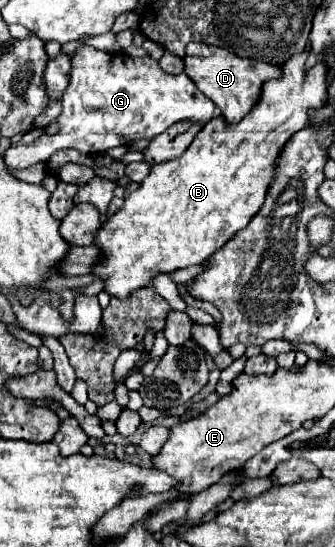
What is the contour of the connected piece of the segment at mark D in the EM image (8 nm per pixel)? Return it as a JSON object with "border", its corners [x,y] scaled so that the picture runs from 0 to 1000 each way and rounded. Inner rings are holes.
{"border":[[[576,77],[558,88],[552,135],[582,150],[582,157],[624,183],[636,183],[636,190],[654,197],[654,205],[678,219],[678,227],[707,227],[773,186],[785,154],[803,150],[803,146],[839,143],[839,124],[797,117],[797,113],[713,106],[713,102],[690,99],[684,91],[660,91],[660,88],[636,88],[636,84],[618,84],[618,80]]]}

